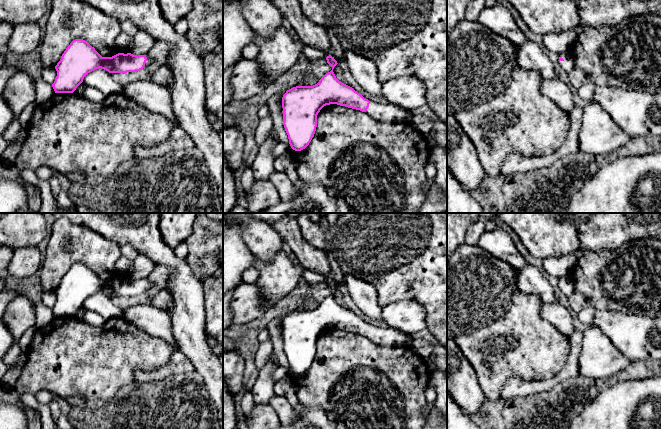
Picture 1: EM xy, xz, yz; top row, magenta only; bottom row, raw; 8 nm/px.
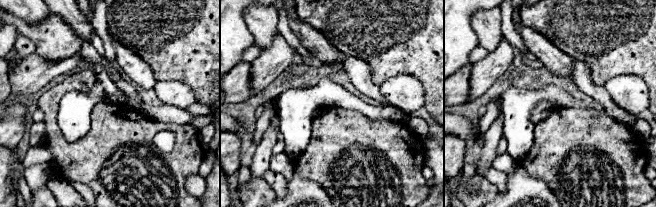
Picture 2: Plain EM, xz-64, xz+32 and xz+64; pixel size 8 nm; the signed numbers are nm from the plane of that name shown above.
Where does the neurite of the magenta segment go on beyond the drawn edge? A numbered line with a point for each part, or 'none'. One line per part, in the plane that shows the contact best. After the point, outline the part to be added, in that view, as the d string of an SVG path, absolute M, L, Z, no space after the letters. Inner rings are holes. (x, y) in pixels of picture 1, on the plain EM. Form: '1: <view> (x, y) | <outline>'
1: xz (388, 336) | M370 325L369 331L365 337L378 345L384 346L411 347L413 341L411 335L390 326L381 328Z

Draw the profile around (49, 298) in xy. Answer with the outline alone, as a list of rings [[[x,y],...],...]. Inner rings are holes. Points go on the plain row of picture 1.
[[[45,291],[42,296],[42,302],[44,303],[44,305],[51,309],[54,307],[56,300],[57,295],[55,291]]]

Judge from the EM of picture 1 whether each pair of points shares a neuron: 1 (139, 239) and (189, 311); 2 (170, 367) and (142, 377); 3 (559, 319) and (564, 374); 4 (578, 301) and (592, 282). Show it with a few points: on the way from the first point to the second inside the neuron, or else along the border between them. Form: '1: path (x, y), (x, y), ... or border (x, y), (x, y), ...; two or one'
1: path (159, 252), (179, 269), (181, 283), (186, 291); one
2: path (163, 371), (149, 376); one
3: border (575, 329), (568, 337); two
4: path (583, 296), (592, 287); one

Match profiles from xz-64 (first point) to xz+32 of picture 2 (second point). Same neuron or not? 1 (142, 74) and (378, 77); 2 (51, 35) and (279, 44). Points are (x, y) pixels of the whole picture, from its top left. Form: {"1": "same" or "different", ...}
{"1": "different", "2": "same"}

